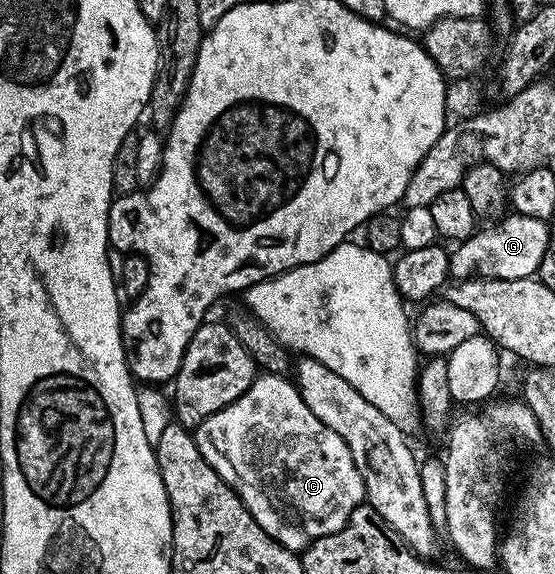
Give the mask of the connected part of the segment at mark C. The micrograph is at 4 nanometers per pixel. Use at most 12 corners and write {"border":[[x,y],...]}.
{"border":[[260,373],[193,431],[287,550],[364,505],[345,440]]}

